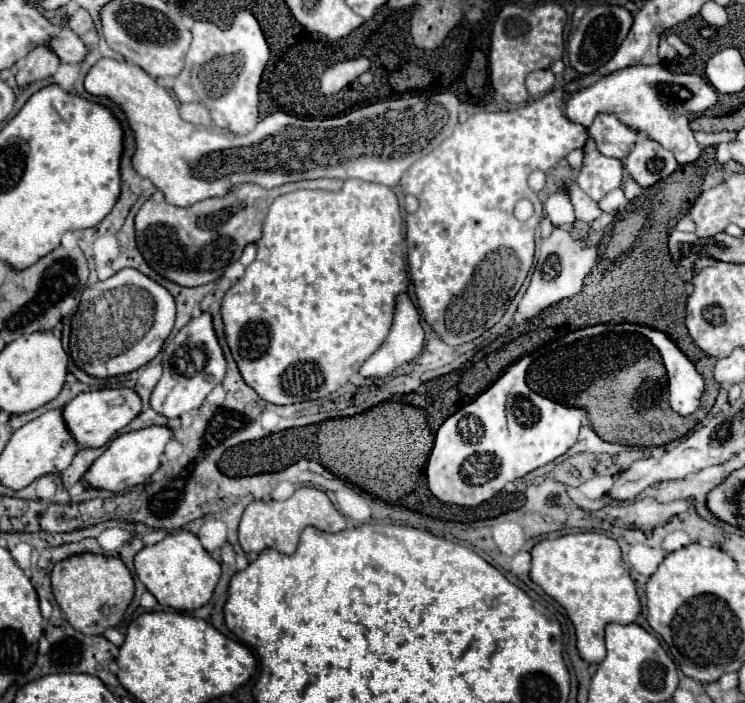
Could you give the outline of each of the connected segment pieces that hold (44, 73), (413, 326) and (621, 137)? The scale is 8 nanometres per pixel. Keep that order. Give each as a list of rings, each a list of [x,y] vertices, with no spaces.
[[[39,43],[25,59],[23,59],[23,67],[17,73],[17,83],[19,85],[29,85],[31,81],[39,81],[45,77],[51,77],[57,67],[59,67],[61,59],[55,55],[55,51],[49,47],[49,43]]]
[[[399,295],[391,333],[383,347],[365,361],[361,375],[385,377],[393,373],[395,367],[409,363],[423,351],[423,339],[425,333],[417,309],[413,307],[409,295]]]
[[[597,115],[589,127],[589,137],[601,155],[623,159],[629,155],[637,133],[619,123],[613,115]]]

